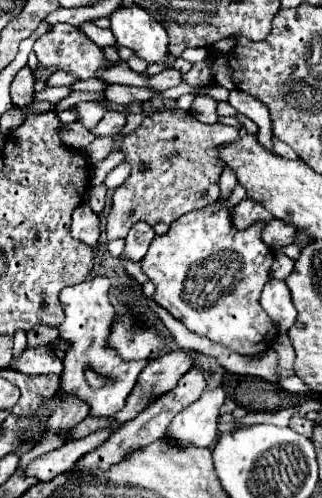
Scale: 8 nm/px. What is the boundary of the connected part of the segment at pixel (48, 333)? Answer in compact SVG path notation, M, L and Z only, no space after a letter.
M38 326L34 330L27 333L28 346L44 346L44 342L50 342L54 338L60 336L60 328L46 328L46 326Z

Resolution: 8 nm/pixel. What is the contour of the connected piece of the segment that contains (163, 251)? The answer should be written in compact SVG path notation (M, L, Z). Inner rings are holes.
M216 202L180 216L170 230L162 236L156 236L142 260L144 274L156 284L154 300L164 306L174 318L178 318L190 332L198 336L206 336L214 344L222 344L230 348L230 352L242 356L254 356L272 346L276 338L276 328L266 310L260 306L260 292L264 284L270 280L270 266L274 254L270 256L270 248L260 238L264 222L254 224L242 232L232 228L230 210L220 208Z

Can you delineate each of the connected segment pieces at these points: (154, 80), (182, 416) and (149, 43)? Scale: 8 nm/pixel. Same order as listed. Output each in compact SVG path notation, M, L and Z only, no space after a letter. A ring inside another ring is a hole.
M174 68L172 70L164 70L164 72L160 72L160 74L150 78L150 88L154 88L154 90L166 90L166 88L178 86L182 82L182 76L184 74L174 70Z
M218 384L212 390L206 390L200 400L186 406L168 426L166 434L176 444L192 444L192 446L210 446L218 436L218 418L220 406L226 398L224 386Z
M120 6L110 14L110 30L120 46L132 48L148 64L164 62L168 56L168 36L164 26L142 6Z

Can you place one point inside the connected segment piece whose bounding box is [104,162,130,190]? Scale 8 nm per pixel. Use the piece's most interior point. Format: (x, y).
(115, 177)

